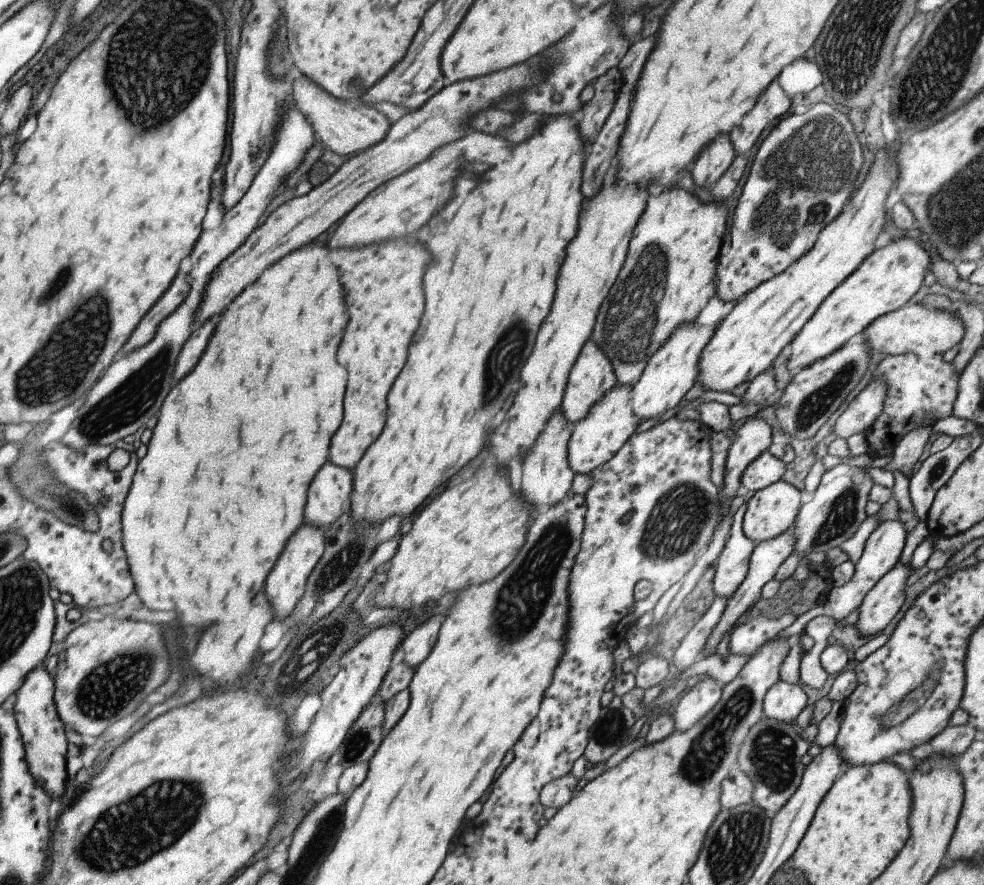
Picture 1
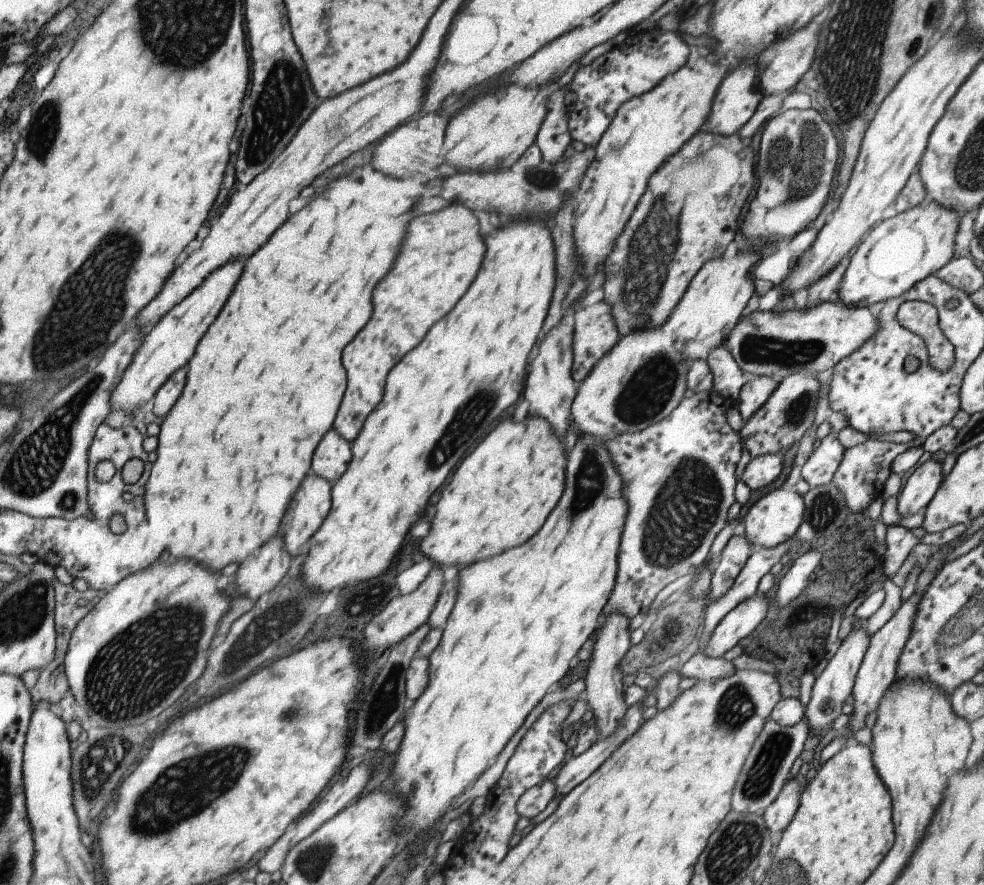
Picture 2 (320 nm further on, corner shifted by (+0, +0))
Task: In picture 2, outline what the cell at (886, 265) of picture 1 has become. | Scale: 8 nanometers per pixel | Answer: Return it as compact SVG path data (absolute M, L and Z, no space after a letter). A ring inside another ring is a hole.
M931 199L906 208L900 213L889 213L871 227L845 262L838 300L845 304L871 306L885 299L895 298L912 284L936 273L953 258L954 236L959 216Z

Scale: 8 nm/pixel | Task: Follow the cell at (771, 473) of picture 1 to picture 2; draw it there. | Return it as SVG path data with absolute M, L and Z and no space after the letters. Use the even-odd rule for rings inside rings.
M775 453L759 455L752 458L745 466L740 479L747 490L761 490L769 486L781 472L780 456Z

